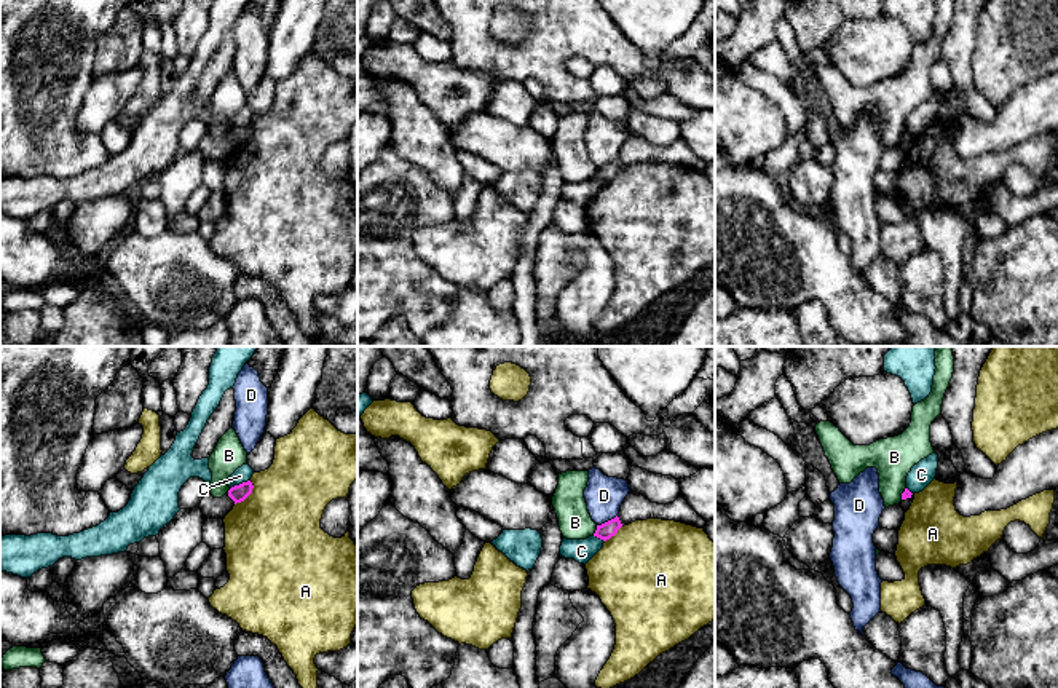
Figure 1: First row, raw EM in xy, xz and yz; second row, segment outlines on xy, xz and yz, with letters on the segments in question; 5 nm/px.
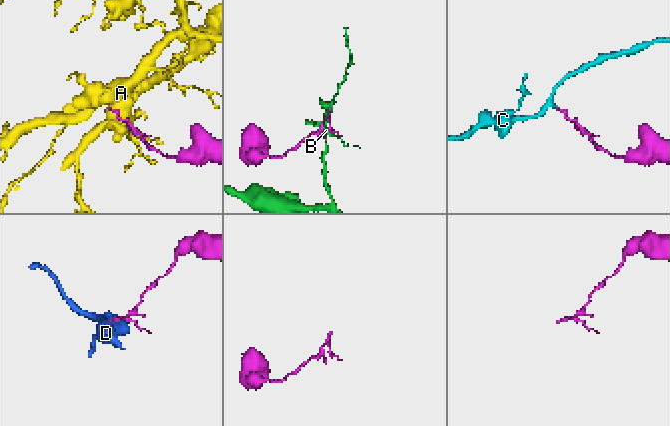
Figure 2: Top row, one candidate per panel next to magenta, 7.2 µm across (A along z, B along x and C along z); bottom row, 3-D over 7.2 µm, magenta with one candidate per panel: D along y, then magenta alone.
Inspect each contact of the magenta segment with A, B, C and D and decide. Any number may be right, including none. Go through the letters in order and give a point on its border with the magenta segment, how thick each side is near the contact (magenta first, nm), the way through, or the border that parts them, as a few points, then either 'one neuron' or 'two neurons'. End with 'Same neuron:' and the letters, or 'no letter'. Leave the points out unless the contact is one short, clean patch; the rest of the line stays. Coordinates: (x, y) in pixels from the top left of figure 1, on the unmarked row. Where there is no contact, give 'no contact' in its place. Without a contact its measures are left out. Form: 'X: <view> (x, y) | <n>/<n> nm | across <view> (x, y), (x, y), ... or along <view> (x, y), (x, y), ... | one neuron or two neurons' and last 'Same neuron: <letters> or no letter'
A: xy (248, 138) | 90/480 nm | two neurons
B: xz (596, 173) | 80/170 nm | along xz (597, 168), (592, 177) | two neurons
C: xy (240, 126) | 90/80 nm | along xy (249, 122), (230, 131) | two neurons
D: xz (608, 163) | 80/190 nm | along xz (616, 157), (597, 168) | two neurons
Same neuron: no letter

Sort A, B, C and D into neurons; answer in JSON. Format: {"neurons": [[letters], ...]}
{"neurons": [["A"], ["B"], ["C"], ["D"]]}

